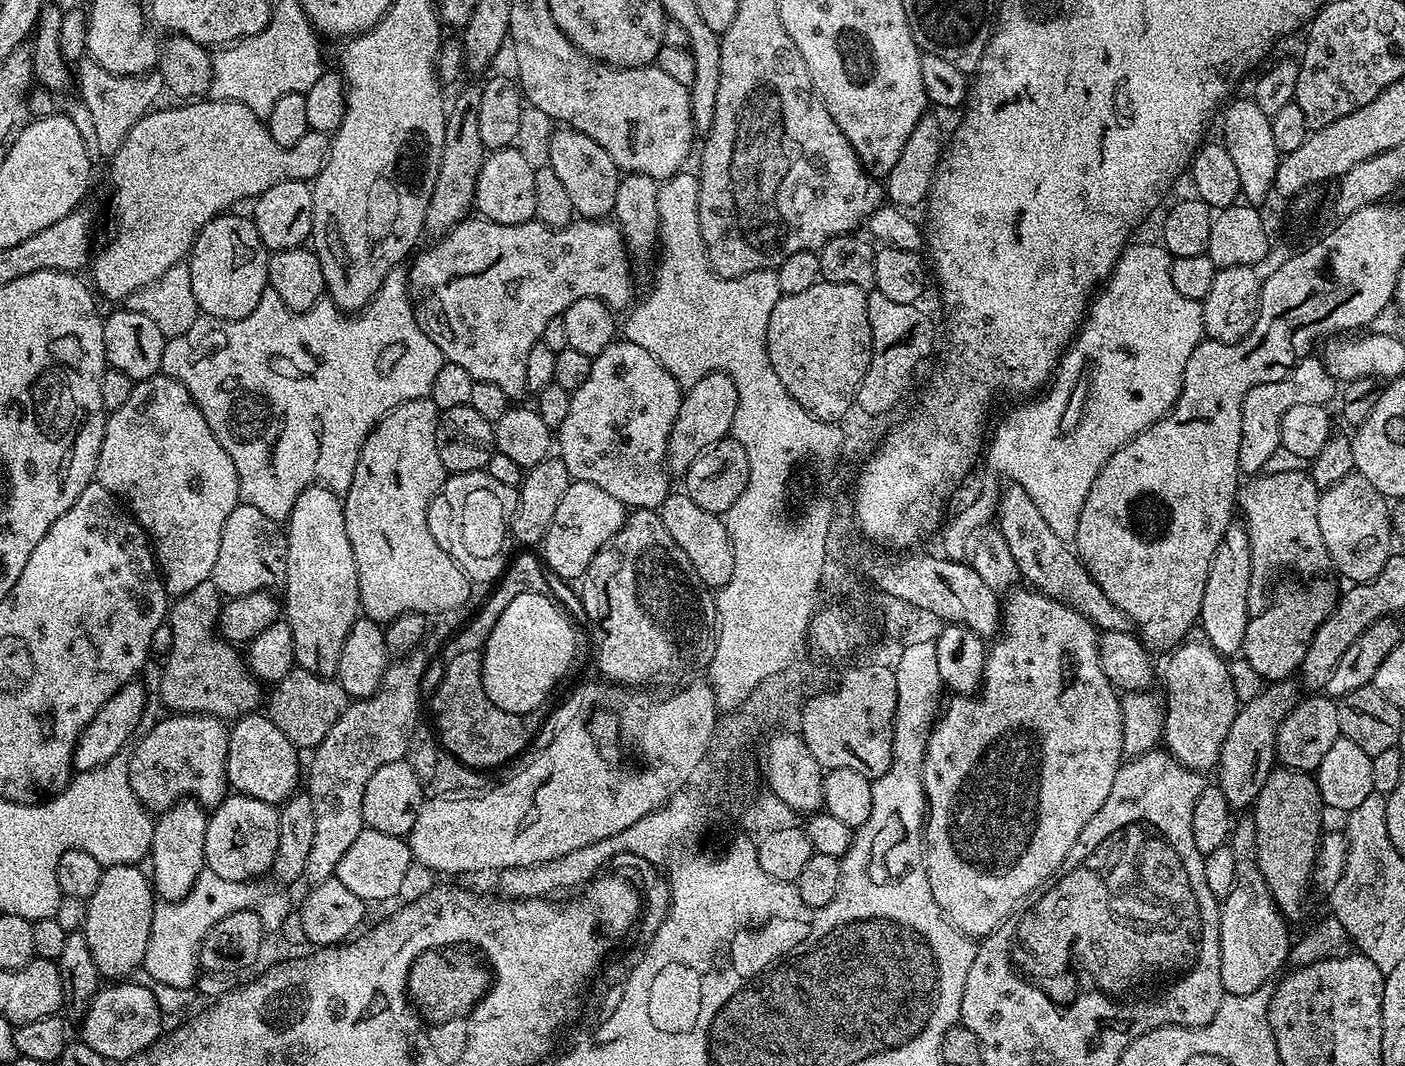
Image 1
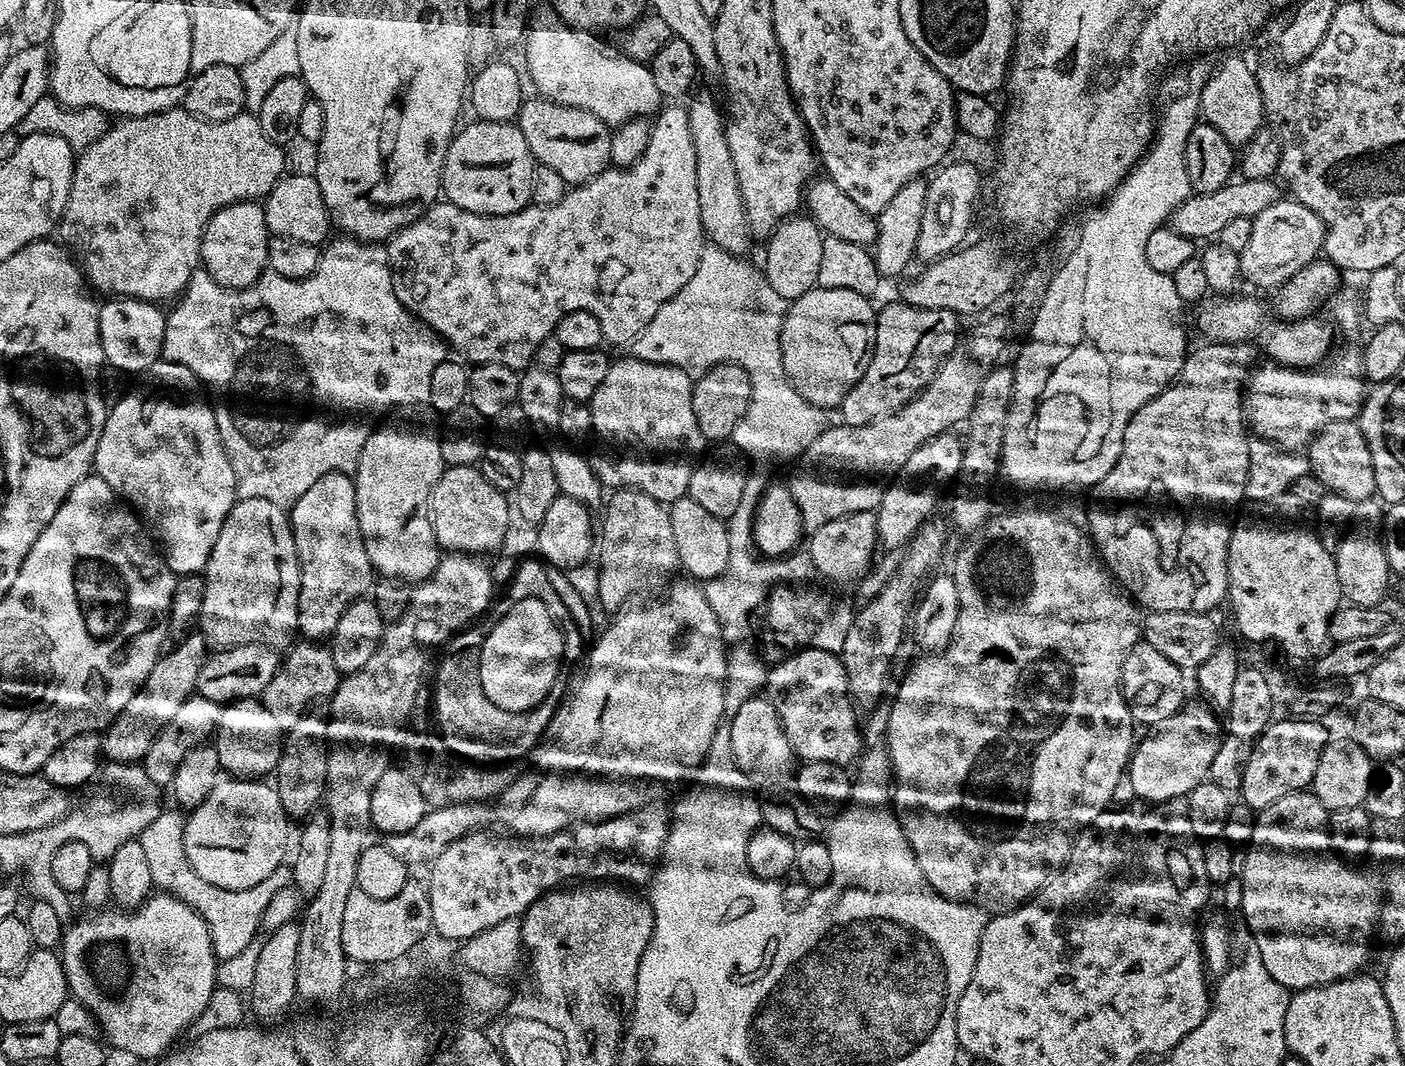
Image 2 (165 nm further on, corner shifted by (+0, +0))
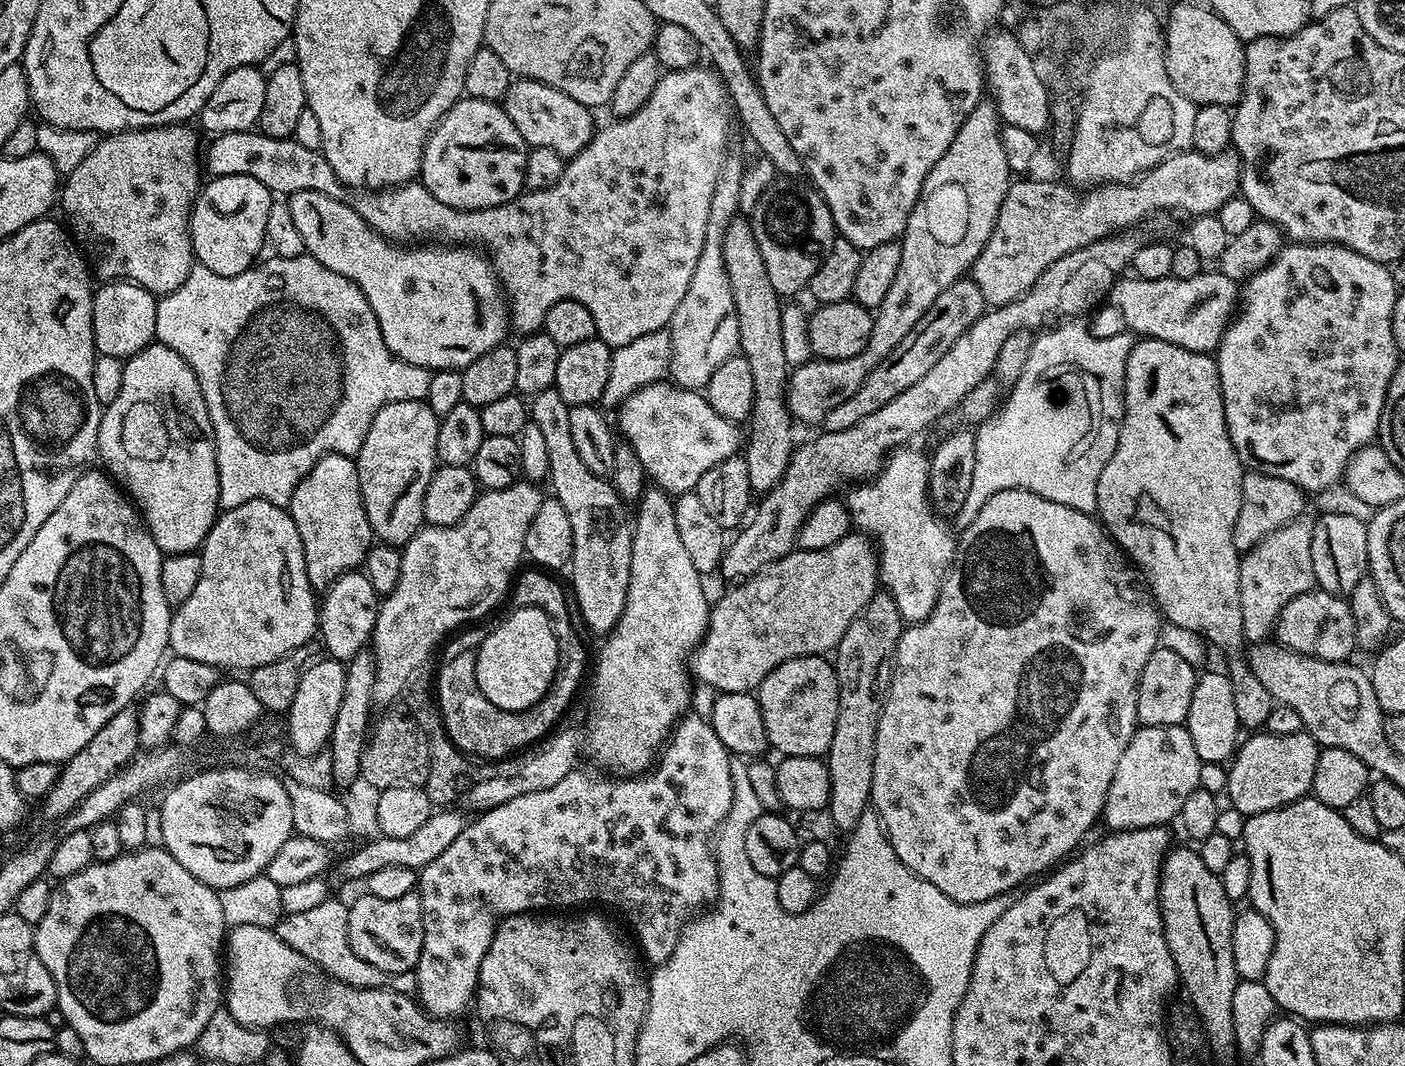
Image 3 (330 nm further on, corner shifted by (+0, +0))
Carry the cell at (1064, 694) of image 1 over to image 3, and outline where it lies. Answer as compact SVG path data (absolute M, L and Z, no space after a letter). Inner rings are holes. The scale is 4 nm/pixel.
M1011 488L994 494L990 498L990 502L986 502L986 506L982 506L982 510L978 510L974 522L970 522L970 526L959 533L956 556L944 578L944 585L940 587L940 597L934 610L922 622L907 625L904 633L900 635L900 641L896 647L896 659L892 666L892 684L888 687L887 698L884 699L884 709L878 722L878 734L874 746L874 782L872 783L870 804L876 815L880 817L880 822L888 833L890 846L894 846L894 854L898 854L900 861L914 874L926 878L926 882L934 882L934 886L938 886L938 890L942 890L942 894L963 904L973 904L974 902L986 902L1003 892L1012 892L1019 884L1027 885L1033 878L1055 869L1065 857L1075 853L1081 847L1080 839L1084 835L1087 837L1092 829L1097 827L1104 811L1110 782L1114 782L1114 770L1118 770L1118 761L1122 759L1126 746L1130 746L1130 738L1138 727L1136 687L1140 681L1142 666L1146 666L1146 658L1150 658L1150 654L1154 654L1154 650L1161 643L1161 627L1160 609L1156 607L1156 601L1152 599L1152 593L1149 592L1148 585L1144 583L1140 569L1125 556L1122 549L1116 545L1116 541L1108 535L1108 529L1100 523L1095 515L1079 512L1070 506L1062 506L1062 502L1050 502L1050 498L1042 498L1025 488Z

